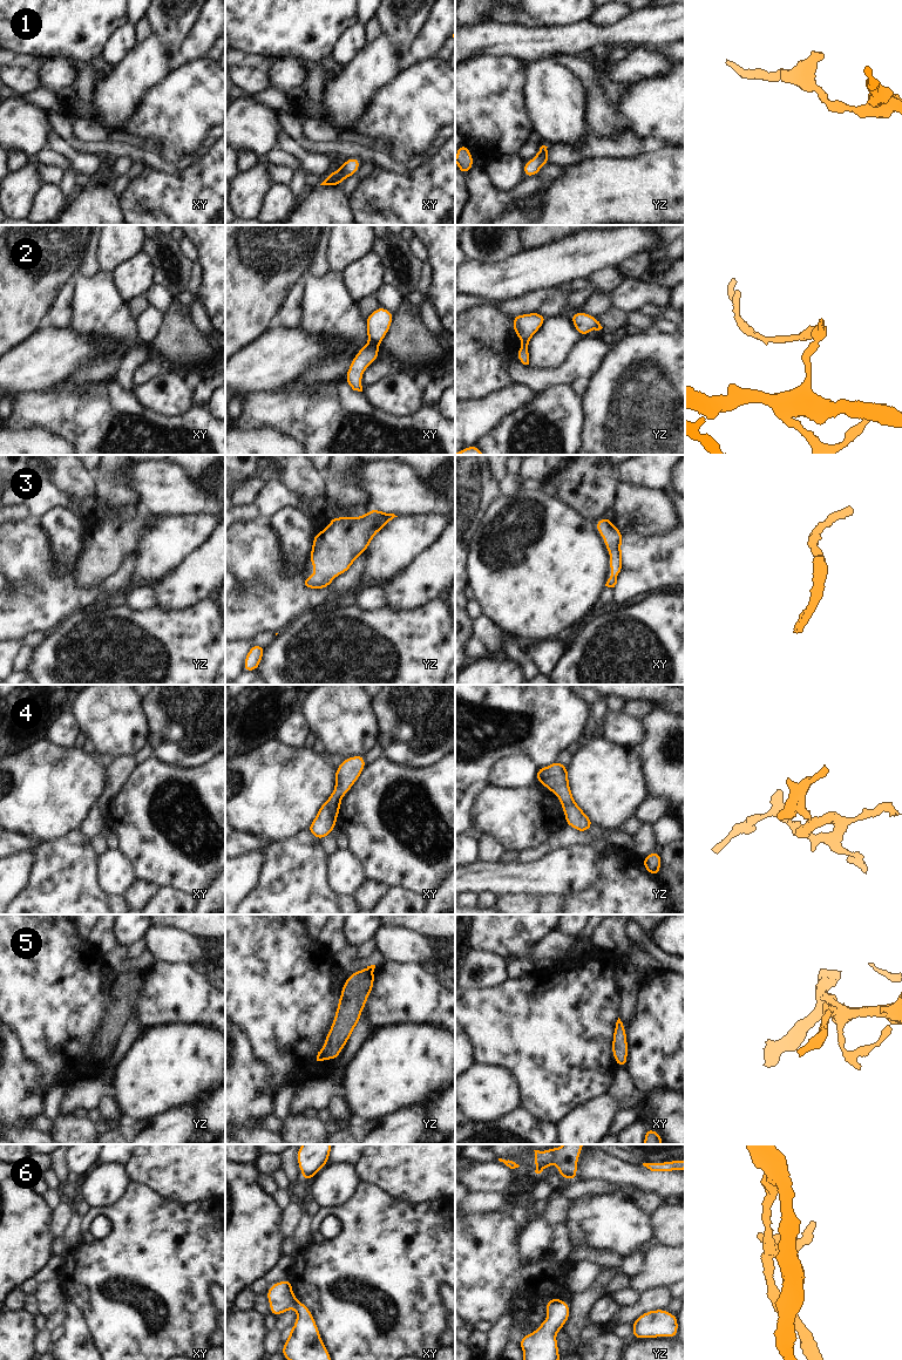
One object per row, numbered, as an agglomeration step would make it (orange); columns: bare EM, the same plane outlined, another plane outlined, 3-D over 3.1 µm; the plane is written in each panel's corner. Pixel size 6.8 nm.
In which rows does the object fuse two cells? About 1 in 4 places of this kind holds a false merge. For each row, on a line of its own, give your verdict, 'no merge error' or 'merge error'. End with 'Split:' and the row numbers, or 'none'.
1: no merge error
2: merge error
3: no merge error
4: no merge error
5: no merge error
6: merge error
Split: 2, 6

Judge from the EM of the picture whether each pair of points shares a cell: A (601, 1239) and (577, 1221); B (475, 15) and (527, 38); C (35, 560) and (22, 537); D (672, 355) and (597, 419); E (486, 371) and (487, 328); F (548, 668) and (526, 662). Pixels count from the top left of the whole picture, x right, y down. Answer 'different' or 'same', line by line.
A: same
B: different
C: same
D: same
E: same
F: different

